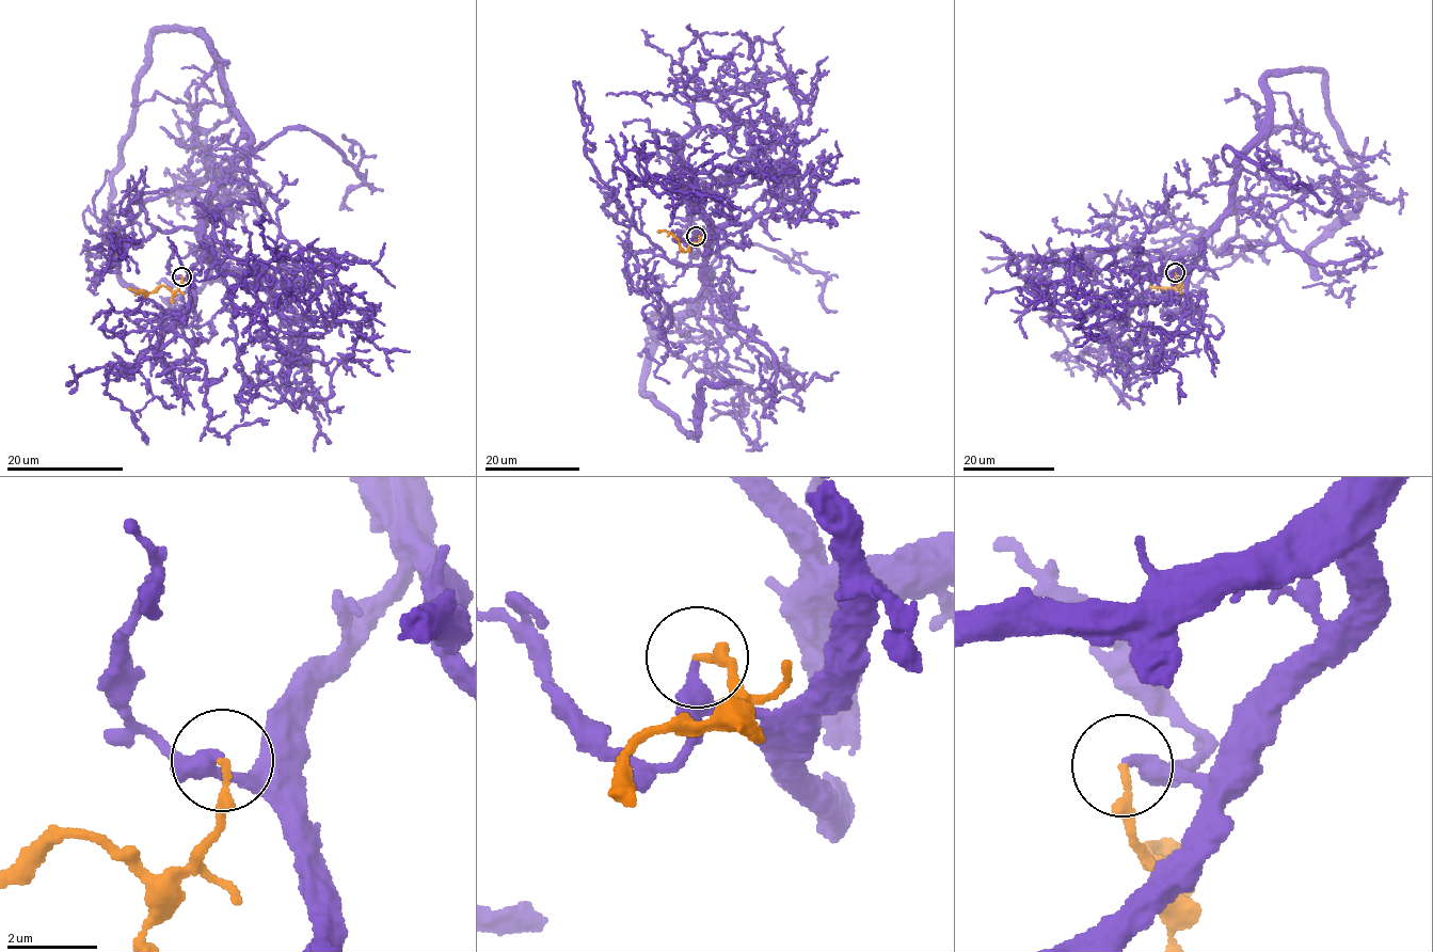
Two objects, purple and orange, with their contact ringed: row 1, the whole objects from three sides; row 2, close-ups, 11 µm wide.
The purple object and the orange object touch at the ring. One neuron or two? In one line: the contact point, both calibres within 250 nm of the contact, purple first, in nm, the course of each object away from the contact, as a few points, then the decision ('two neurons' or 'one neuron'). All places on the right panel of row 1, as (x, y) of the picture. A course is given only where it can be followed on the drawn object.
at (1175, 272); 320 nm thick on the purple side, 180 nm on the other; purple runs (1175, 272), (1227, 207), (1267, 76), (1304, 70), (1323, 72), (1358, 171), (1354, 210), (1310, 250), (1322, 278); orange runs (1175, 272), (1180, 286), (1150, 285); one neuron

